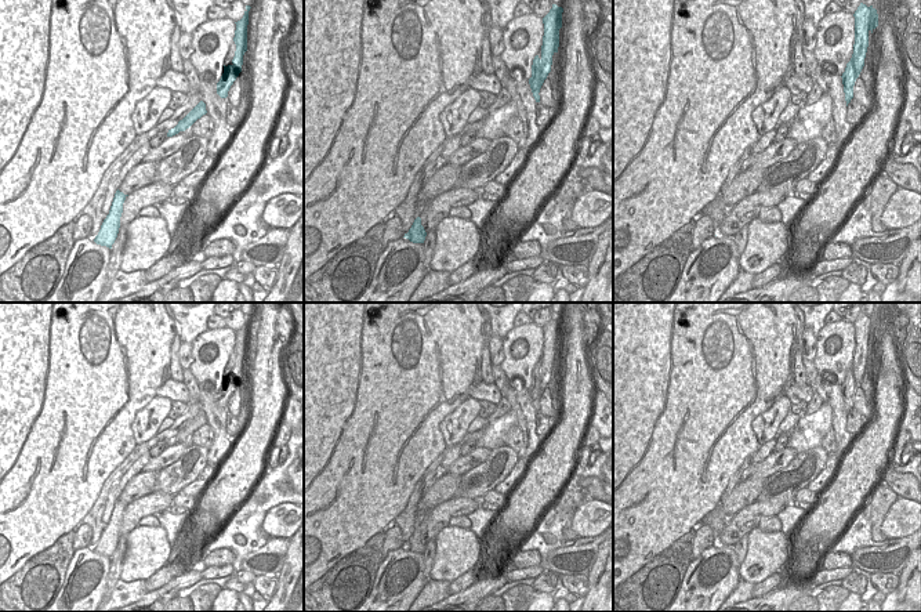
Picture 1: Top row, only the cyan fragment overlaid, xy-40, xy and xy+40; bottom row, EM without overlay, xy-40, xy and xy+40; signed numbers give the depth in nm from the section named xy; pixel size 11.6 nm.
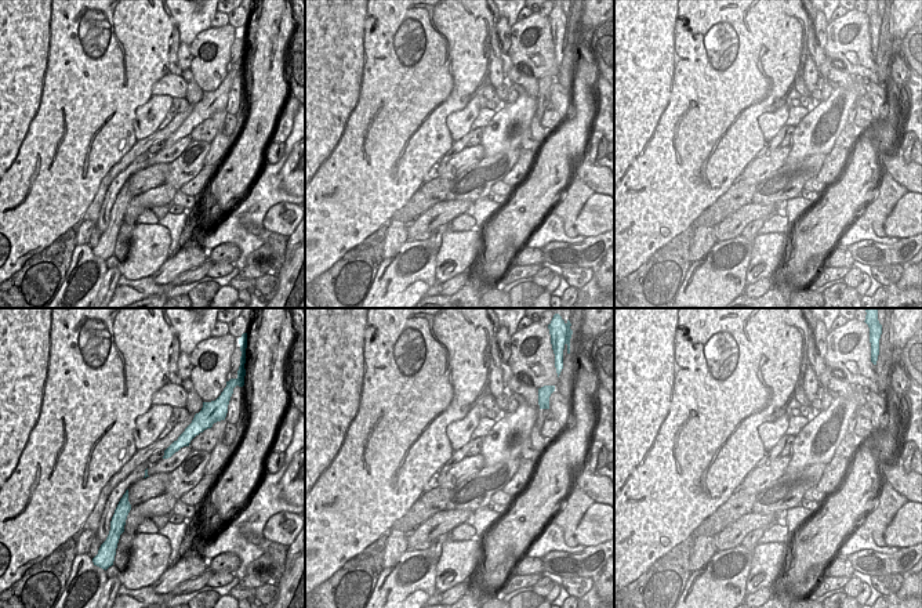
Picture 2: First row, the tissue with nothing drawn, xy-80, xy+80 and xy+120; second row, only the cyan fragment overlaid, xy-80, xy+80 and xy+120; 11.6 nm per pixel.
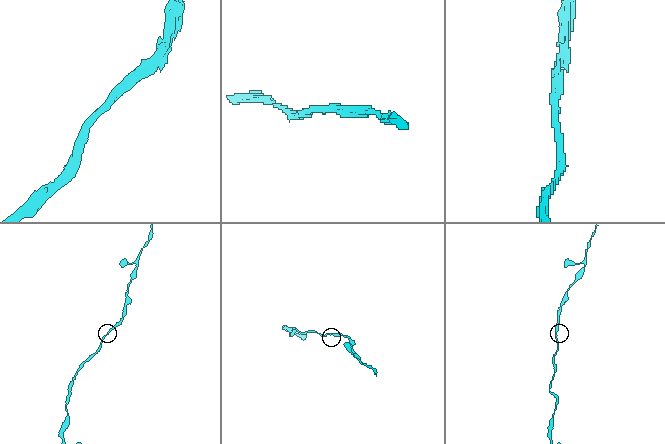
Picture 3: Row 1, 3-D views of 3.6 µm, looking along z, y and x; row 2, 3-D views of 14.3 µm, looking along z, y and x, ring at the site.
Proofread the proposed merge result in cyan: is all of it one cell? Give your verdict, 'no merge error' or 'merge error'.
no merge error

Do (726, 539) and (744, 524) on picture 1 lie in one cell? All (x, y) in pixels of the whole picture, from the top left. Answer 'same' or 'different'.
same

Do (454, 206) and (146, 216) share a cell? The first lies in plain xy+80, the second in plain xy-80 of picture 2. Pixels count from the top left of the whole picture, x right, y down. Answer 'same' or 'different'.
different

